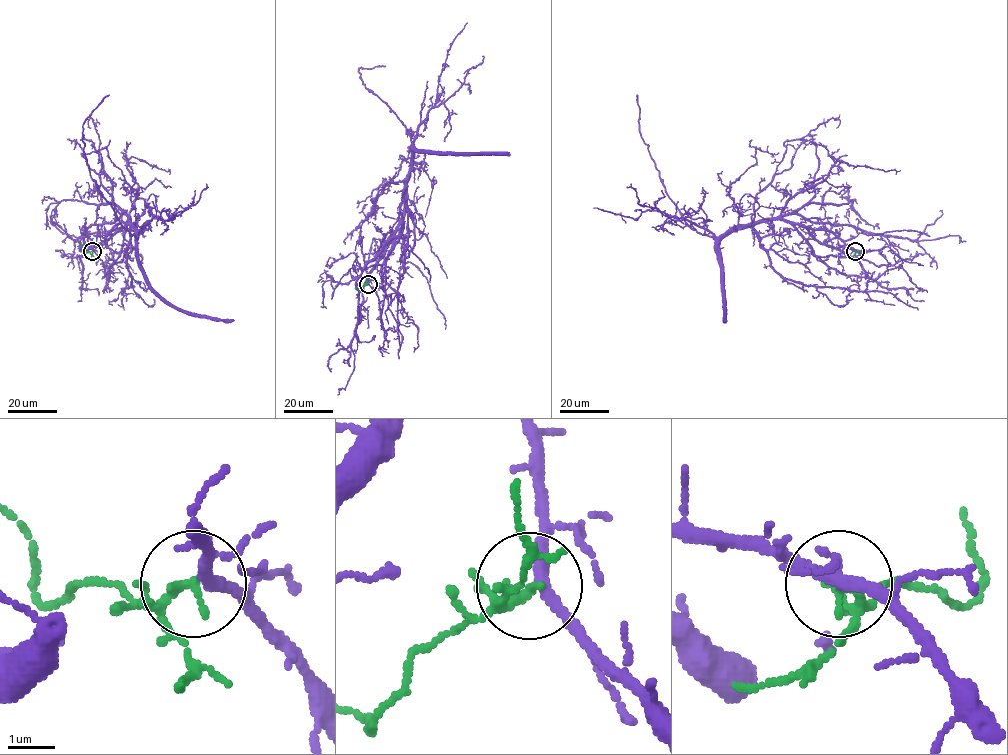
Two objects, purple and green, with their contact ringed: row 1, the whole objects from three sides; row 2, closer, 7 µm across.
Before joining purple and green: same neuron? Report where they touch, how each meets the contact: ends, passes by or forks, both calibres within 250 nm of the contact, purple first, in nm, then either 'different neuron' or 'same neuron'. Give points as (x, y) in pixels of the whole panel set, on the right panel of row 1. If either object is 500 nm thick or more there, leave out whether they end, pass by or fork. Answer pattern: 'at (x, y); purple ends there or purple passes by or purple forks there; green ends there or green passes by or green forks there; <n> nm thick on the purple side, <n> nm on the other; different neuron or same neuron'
at (855, 251); purple passes by; green forks there; 280 nm thick on the purple side, 140 nm on the other; different neuron

